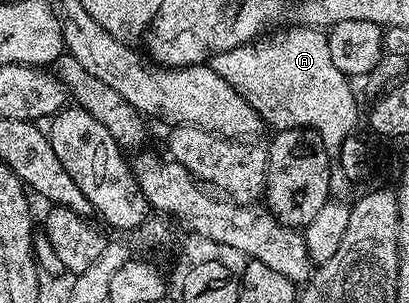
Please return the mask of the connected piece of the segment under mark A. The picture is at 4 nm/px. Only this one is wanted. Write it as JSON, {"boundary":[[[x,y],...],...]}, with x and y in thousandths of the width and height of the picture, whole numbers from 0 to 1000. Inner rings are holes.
{"boundary":[[[719,89],[711,109],[660,135],[653,149],[614,142],[589,149],[555,175],[521,191],[518,224],[584,307],[599,320],[633,373],[653,416],[682,426],[770,426],[809,498],[834,495],[839,472],[868,436],[875,413],[875,333],[866,323],[858,257],[834,241],[817,205],[819,165],[807,162],[807,135],[795,106],[758,89]]]}

